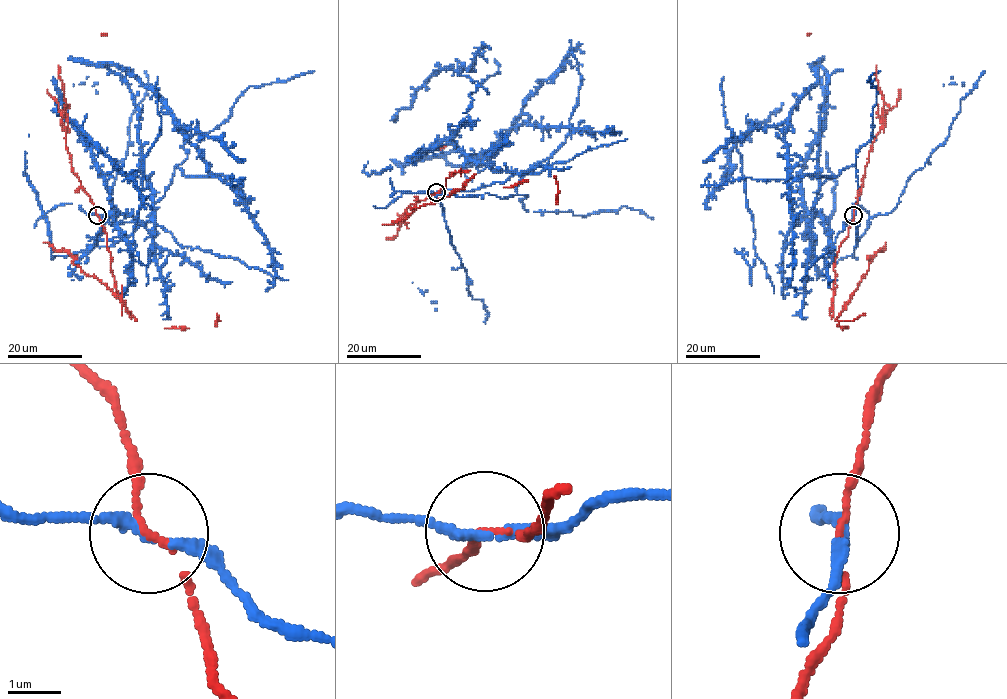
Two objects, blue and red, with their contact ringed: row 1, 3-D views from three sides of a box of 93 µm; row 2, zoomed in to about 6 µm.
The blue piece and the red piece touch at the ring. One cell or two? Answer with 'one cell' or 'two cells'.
two cells

